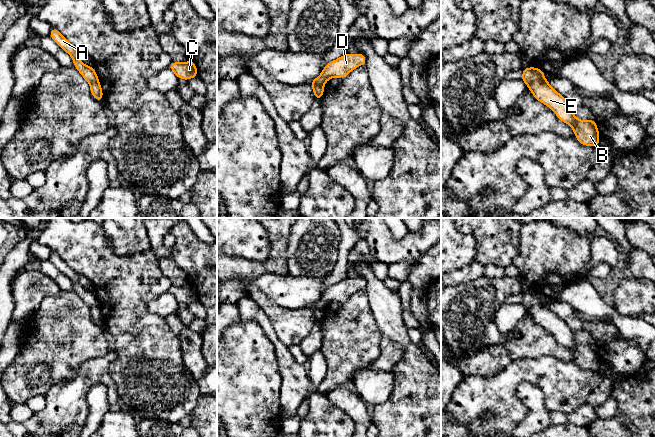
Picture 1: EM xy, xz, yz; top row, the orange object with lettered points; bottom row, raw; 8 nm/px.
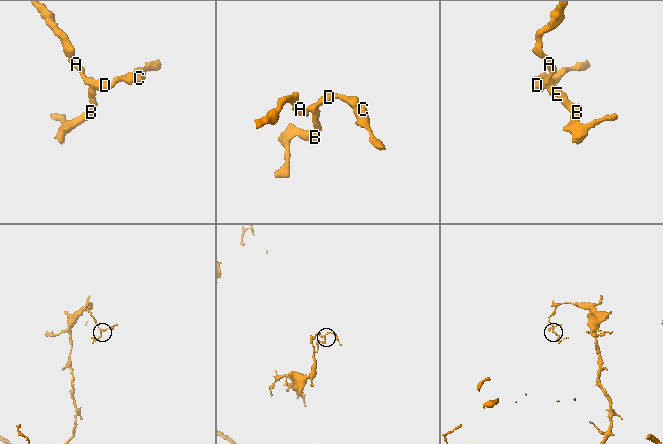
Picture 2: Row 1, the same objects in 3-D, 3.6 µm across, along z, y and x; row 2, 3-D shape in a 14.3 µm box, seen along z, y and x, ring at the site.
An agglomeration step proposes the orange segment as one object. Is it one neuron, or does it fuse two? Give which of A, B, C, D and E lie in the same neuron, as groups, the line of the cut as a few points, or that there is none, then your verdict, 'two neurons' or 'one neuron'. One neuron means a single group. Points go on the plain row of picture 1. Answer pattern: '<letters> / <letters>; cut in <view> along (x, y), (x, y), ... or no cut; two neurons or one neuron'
A C D / B E; cut in yz along (543, 301), (533, 305), (528, 310); two neurons

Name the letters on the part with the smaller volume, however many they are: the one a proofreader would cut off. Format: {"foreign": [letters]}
{"foreign": ["B", "E"]}

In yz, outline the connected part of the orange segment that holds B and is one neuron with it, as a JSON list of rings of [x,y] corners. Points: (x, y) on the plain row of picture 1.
[[[540,303],[528,310],[532,319],[544,329],[550,331],[556,340],[573,352],[578,366],[586,370],[599,370],[599,356],[594,343],[581,345],[574,340],[572,331],[568,325],[560,319],[548,304]]]

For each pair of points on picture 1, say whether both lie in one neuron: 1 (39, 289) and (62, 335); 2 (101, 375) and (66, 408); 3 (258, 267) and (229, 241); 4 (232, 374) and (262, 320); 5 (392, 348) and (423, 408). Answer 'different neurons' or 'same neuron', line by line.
1: different neurons
2: same neuron
3: different neurons
4: different neurons
5: different neurons

